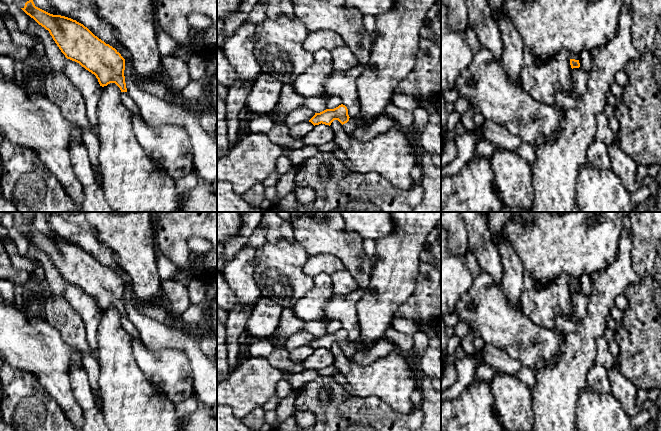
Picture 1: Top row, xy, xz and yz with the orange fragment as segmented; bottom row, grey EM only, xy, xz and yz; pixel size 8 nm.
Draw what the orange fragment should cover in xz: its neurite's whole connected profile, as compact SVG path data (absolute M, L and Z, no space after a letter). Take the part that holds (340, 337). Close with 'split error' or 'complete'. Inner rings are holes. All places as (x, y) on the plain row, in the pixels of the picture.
M341 328L334 333L326 333L309 344L314 350L319 348L331 349L334 344L338 344L348 358L352 358L360 348L359 342L352 342L348 339L348 333Z | split error

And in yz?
M570 283L571 297L570 306L572 310L571 320L576 324L581 322L587 314L589 299L580 291L579 284Z | split error

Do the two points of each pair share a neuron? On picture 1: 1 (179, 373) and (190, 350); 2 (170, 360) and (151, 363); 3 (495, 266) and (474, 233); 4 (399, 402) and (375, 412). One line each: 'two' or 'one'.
1: two
2: one
3: one
4: two

